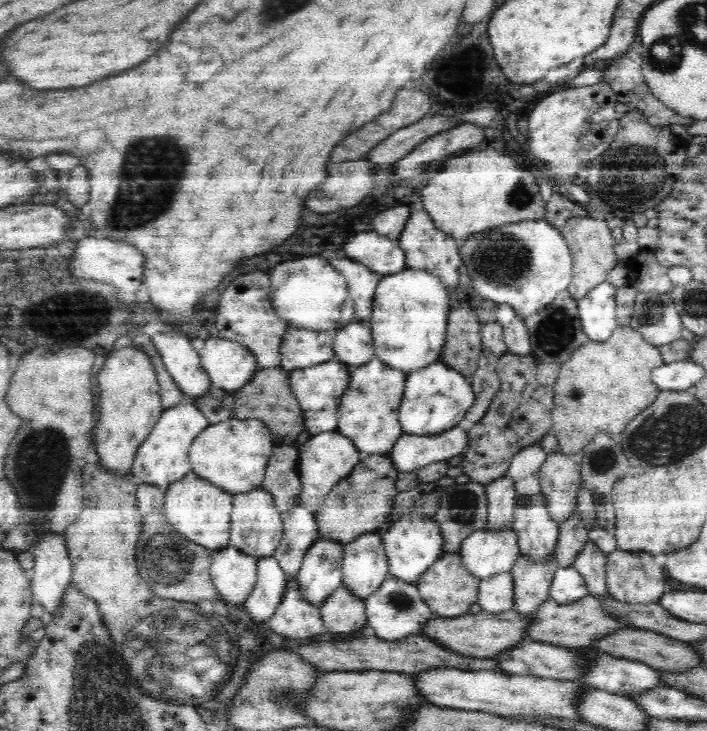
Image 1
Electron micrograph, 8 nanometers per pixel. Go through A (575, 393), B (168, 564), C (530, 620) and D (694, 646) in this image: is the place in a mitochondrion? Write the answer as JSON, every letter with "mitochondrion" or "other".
{"A":"mitochondrion","B":"mitochondrion","C":"other","D":"other"}

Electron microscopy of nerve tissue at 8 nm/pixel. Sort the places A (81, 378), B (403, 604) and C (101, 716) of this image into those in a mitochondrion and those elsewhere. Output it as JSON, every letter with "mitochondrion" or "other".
{"A":"other","B":"mitochondrion","C":"mitochondrion"}

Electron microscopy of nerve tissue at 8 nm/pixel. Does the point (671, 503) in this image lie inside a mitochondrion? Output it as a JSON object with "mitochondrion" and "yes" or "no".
{"mitochondrion":"no"}

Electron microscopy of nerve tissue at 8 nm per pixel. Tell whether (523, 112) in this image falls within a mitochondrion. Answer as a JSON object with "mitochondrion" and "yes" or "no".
{"mitochondrion":"no"}

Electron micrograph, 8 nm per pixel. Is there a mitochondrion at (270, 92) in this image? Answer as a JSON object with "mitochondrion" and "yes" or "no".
{"mitochondrion":"no"}

